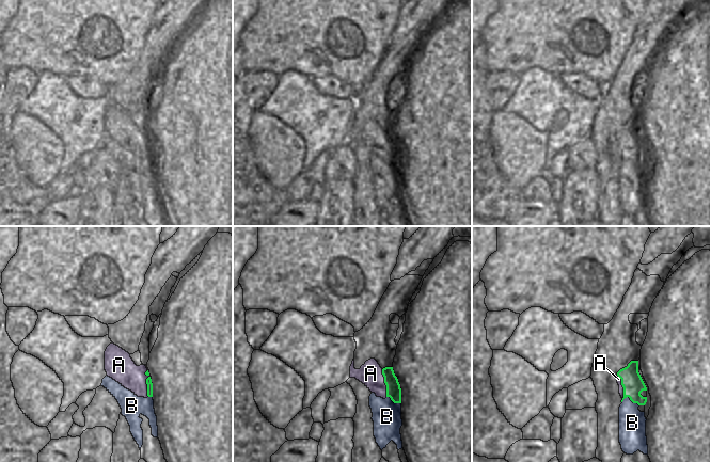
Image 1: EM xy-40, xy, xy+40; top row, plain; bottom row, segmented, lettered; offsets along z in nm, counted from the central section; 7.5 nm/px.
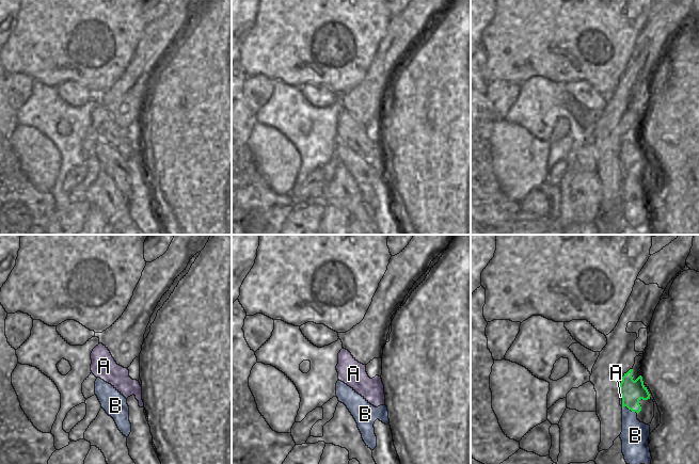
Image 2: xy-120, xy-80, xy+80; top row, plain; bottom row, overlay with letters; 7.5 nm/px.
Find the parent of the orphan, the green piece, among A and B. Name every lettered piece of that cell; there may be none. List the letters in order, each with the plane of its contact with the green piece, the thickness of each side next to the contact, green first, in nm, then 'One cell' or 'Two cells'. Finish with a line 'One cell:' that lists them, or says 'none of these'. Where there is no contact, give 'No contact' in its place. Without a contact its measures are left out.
A: Touches green in xy-40. Thickness 50 nm (green) against 220 nm. One cell
B: Touches green in xy+40. Thickness 160 nm (green) against 200 nm. Two cells
One cell: A

